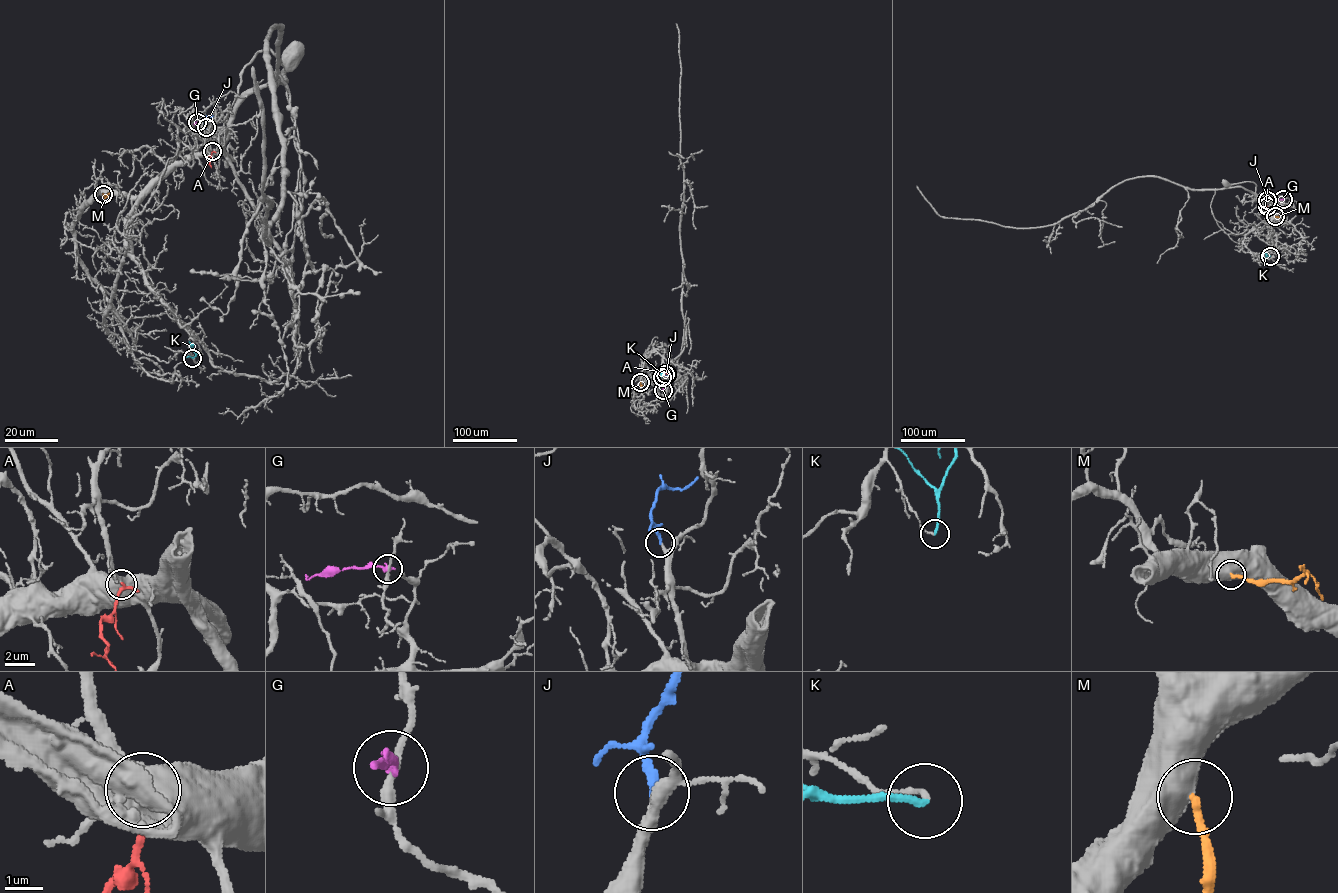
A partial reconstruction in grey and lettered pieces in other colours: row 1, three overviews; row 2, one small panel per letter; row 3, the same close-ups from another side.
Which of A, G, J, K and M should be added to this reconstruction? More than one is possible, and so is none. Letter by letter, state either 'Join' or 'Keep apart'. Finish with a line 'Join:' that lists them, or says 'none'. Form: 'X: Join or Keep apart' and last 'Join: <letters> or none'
A: Keep apart
G: Keep apart
J: Join
K: Keep apart
M: Join
Join: J, M

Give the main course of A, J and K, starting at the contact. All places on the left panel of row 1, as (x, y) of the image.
A: (212, 151), (207, 164)
J: (205, 127), (205, 119), (213, 115)
K: (191, 358), (195, 355), (189, 342)

